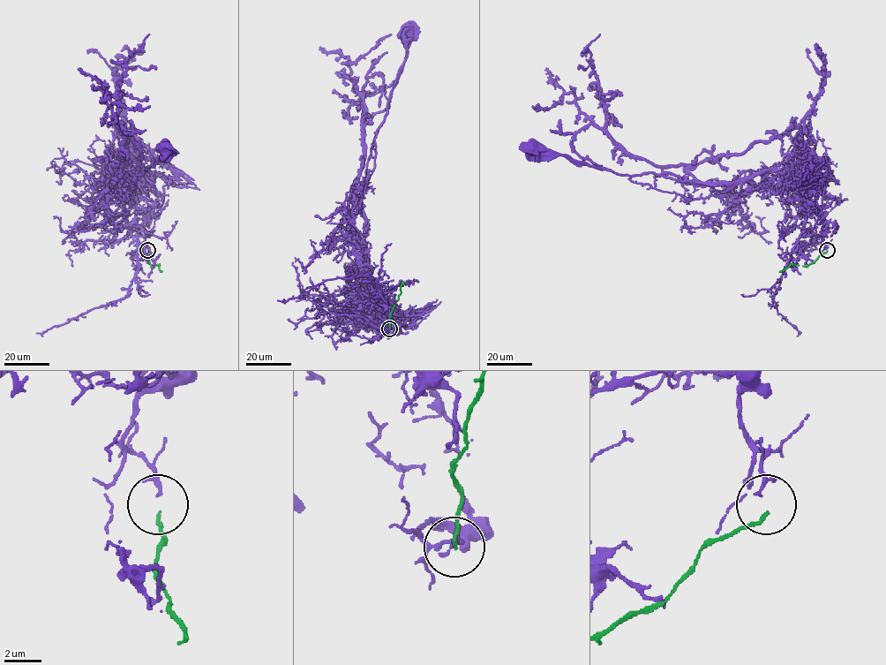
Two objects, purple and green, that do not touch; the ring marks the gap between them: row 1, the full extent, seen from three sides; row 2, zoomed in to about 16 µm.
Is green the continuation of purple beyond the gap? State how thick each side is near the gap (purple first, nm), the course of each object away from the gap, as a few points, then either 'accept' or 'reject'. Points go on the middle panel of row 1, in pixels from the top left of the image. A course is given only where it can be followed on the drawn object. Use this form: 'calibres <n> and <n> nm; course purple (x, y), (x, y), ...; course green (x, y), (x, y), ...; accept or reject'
calibres 190 and 180 nm; course purple (389, 328), (384, 328), (383, 319), (360, 300), (365, 219), (360, 193), (372, 142), (406, 56), (409, 34); course green (389, 328), (389, 318), (403, 281); reject

